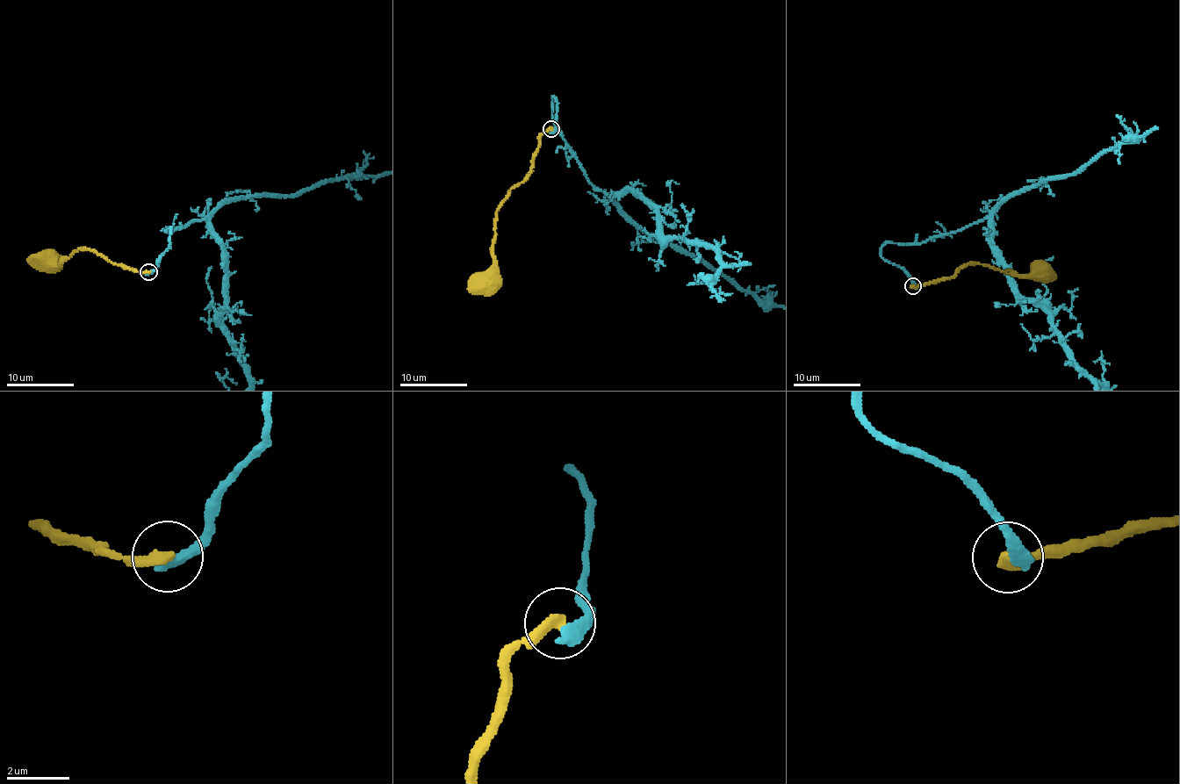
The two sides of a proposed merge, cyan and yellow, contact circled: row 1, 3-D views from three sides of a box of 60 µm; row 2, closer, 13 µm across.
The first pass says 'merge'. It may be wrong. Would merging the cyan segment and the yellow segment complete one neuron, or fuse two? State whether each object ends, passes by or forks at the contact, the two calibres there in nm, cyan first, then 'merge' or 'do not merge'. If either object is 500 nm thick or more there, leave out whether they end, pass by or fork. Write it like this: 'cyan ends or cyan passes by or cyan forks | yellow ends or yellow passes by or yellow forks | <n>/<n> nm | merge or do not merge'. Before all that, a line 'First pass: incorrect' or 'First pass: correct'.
First pass: incorrect
cyan ends | yellow ends | 440/360 nm | do not merge

